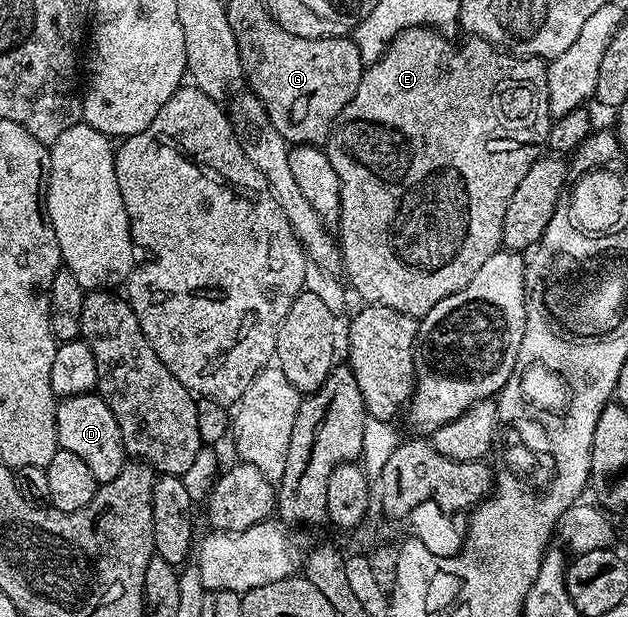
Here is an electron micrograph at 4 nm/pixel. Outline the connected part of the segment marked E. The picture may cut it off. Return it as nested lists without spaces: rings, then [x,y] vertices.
[[[426,26],[406,29],[394,37],[394,42],[384,51],[379,61],[369,62],[362,70],[360,87],[356,87],[356,95],[352,95],[352,103],[340,111],[330,128],[330,136],[324,142],[328,159],[332,163],[332,171],[340,179],[340,219],[336,233],[340,240],[342,254],[341,268],[346,269],[345,280],[350,280],[349,288],[359,293],[363,302],[380,307],[392,307],[392,311],[400,311],[415,319],[425,317],[440,299],[448,299],[448,295],[456,295],[456,291],[464,291],[468,283],[476,276],[476,271],[492,259],[494,253],[503,248],[502,228],[504,214],[508,211],[508,203],[516,191],[520,179],[528,172],[528,167],[536,163],[540,150],[530,141],[545,143],[550,130],[550,107],[548,105],[548,71],[547,62],[541,57],[520,57],[499,46],[485,41],[483,37],[471,36],[463,45],[453,45],[449,36]]]

